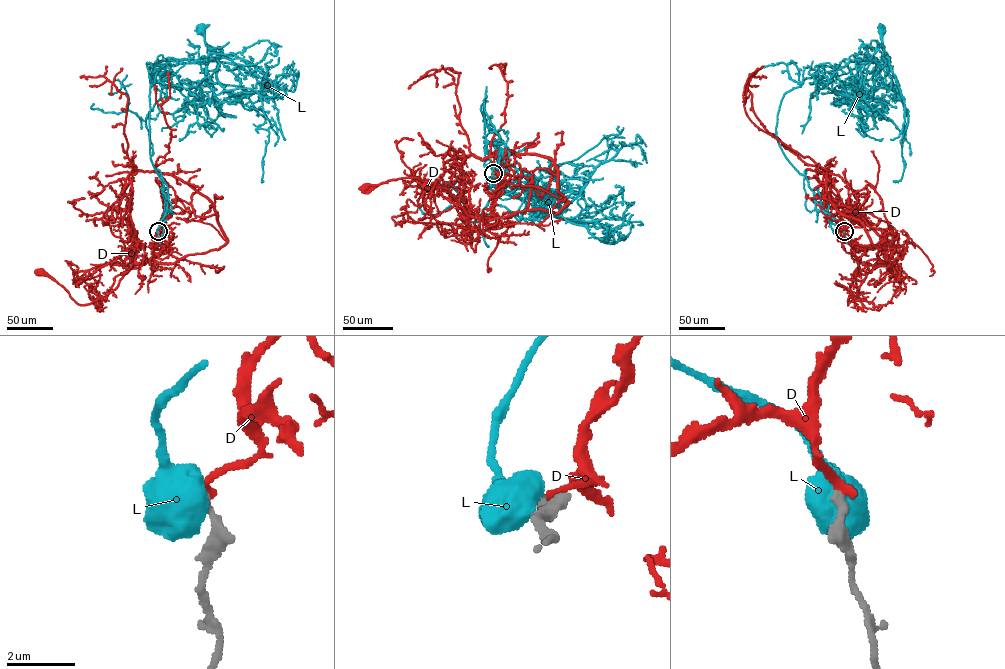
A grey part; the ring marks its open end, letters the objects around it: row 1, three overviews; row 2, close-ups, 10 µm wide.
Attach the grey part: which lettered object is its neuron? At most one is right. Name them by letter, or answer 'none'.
D

